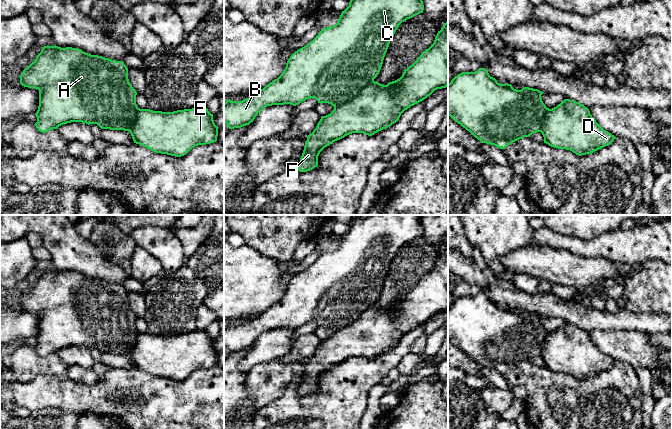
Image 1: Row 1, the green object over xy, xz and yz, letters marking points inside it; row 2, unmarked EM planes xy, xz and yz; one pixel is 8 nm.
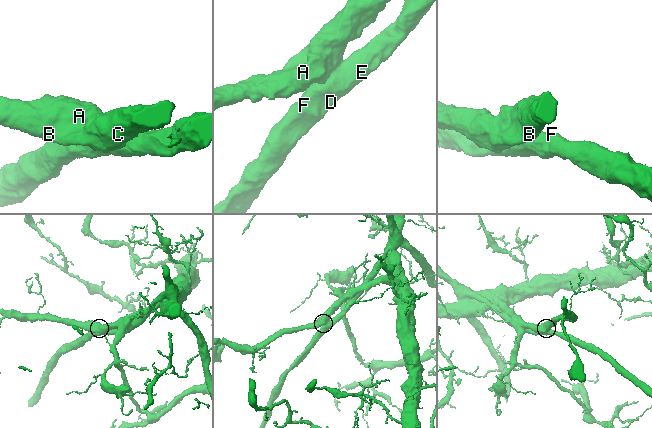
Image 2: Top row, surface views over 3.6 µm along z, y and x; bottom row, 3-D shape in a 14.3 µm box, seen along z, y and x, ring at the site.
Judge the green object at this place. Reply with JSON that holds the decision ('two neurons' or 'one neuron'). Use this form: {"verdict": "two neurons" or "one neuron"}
{"verdict": "two neurons"}

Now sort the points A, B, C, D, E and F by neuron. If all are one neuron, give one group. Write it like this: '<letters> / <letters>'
A B C / D E F

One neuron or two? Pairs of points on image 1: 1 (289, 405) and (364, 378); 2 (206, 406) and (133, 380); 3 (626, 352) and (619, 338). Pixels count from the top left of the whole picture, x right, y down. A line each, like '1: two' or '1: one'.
1: one
2: one
3: one

